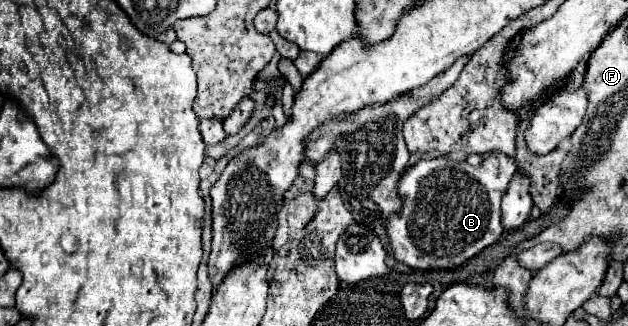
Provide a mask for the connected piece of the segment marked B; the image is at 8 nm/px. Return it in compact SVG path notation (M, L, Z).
M487 153L481 167L447 157L419 159L399 183L403 213L387 221L391 255L415 269L455 269L499 241L503 233L501 197L515 171L515 159L505 153Z

